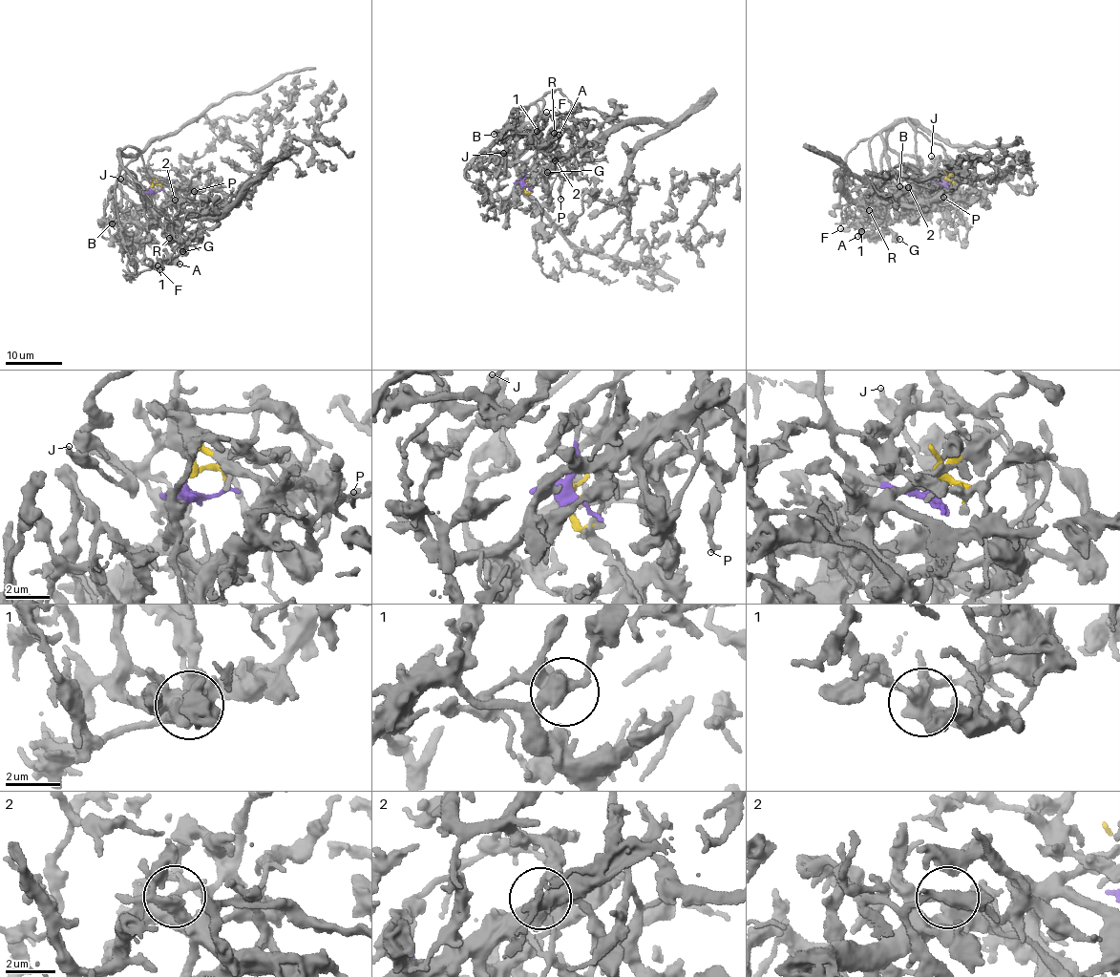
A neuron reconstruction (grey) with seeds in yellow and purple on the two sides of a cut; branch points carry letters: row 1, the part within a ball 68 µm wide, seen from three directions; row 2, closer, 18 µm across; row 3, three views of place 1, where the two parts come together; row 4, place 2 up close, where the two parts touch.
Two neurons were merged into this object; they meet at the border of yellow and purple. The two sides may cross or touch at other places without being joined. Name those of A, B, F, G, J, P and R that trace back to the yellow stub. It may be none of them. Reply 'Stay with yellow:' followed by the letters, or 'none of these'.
Stay with yellow: A, F, G

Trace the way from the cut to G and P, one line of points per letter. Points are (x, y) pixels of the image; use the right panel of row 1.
G: (945, 181), (948, 174), (922, 194), (892, 199), (879, 206), (883, 227), (899, 239)
P: (945, 181), (928, 180), (918, 166), (910, 117), (898, 118), (880, 134), (893, 193), (897, 182), (943, 197)

